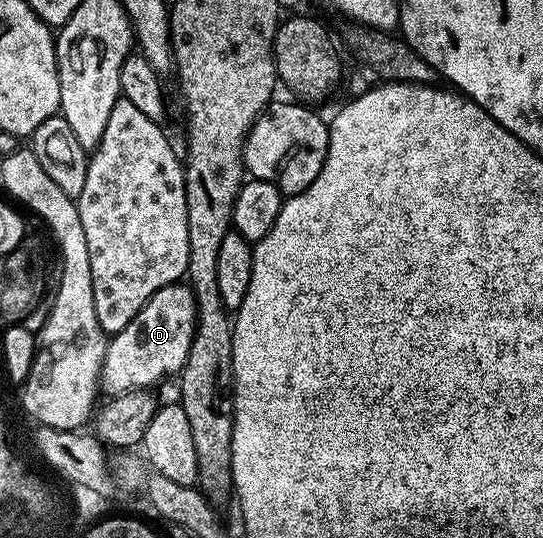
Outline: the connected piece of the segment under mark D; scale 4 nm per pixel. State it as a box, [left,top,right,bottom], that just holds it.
[99,281,196,396]

